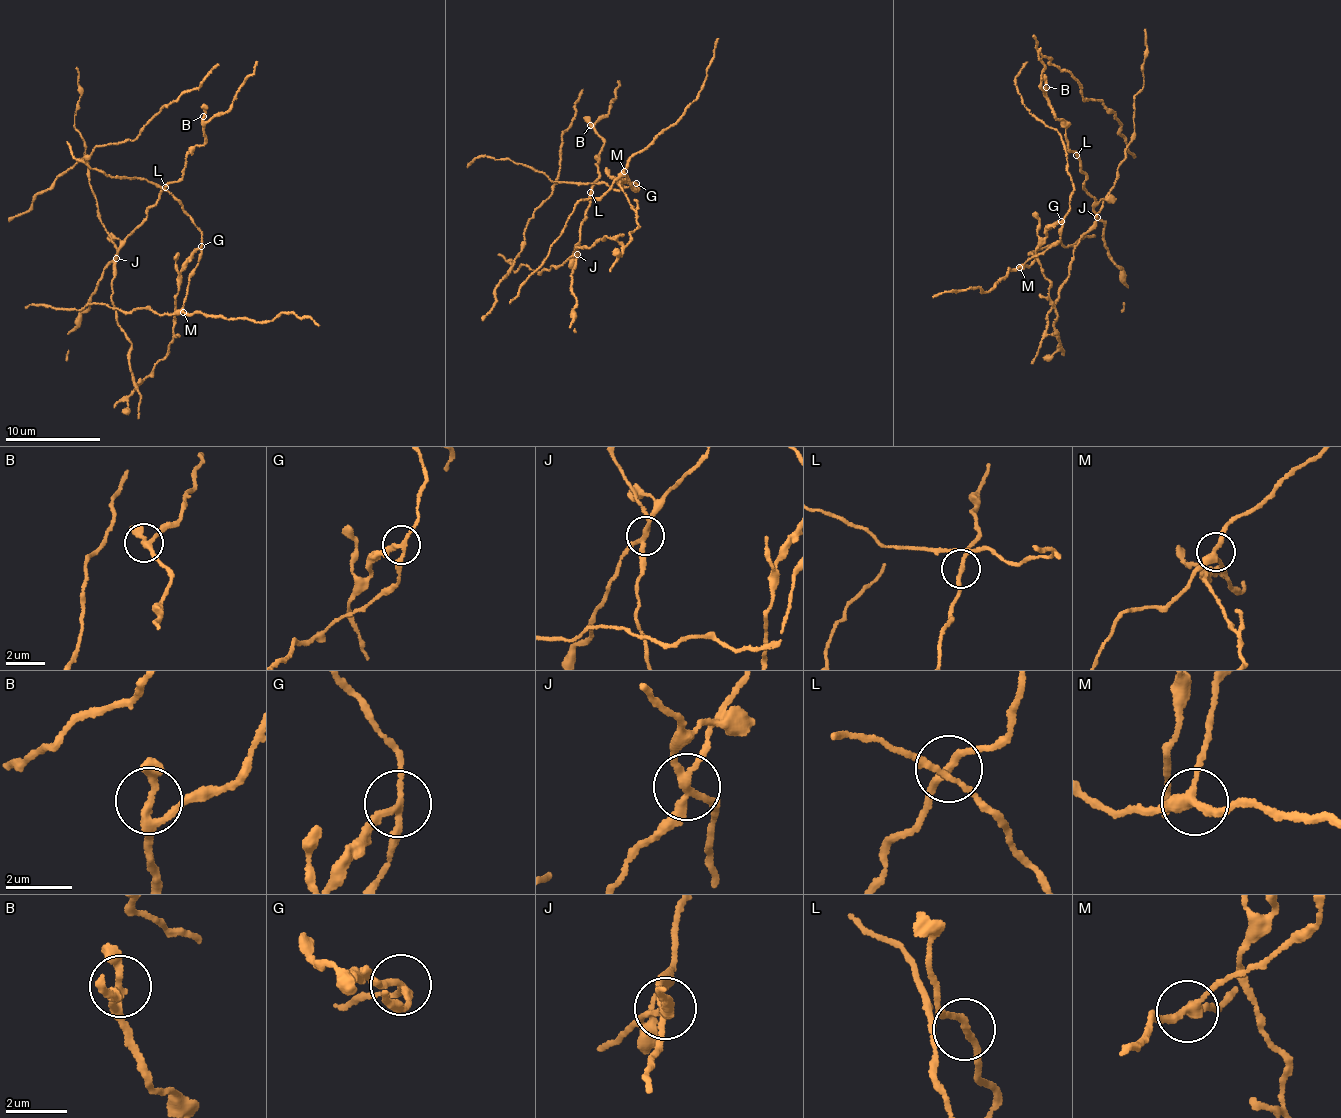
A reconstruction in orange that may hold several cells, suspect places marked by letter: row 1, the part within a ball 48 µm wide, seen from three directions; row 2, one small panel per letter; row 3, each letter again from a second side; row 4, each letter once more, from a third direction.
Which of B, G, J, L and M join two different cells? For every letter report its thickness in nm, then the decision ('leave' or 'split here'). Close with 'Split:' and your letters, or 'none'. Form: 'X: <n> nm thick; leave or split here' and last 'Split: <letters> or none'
B: 220 nm thick; leave
G: 180 nm thick; split here
J: 220 nm thick; split here
L: 170 nm thick; leave
M: 280 nm thick; leave
Split: G, J

